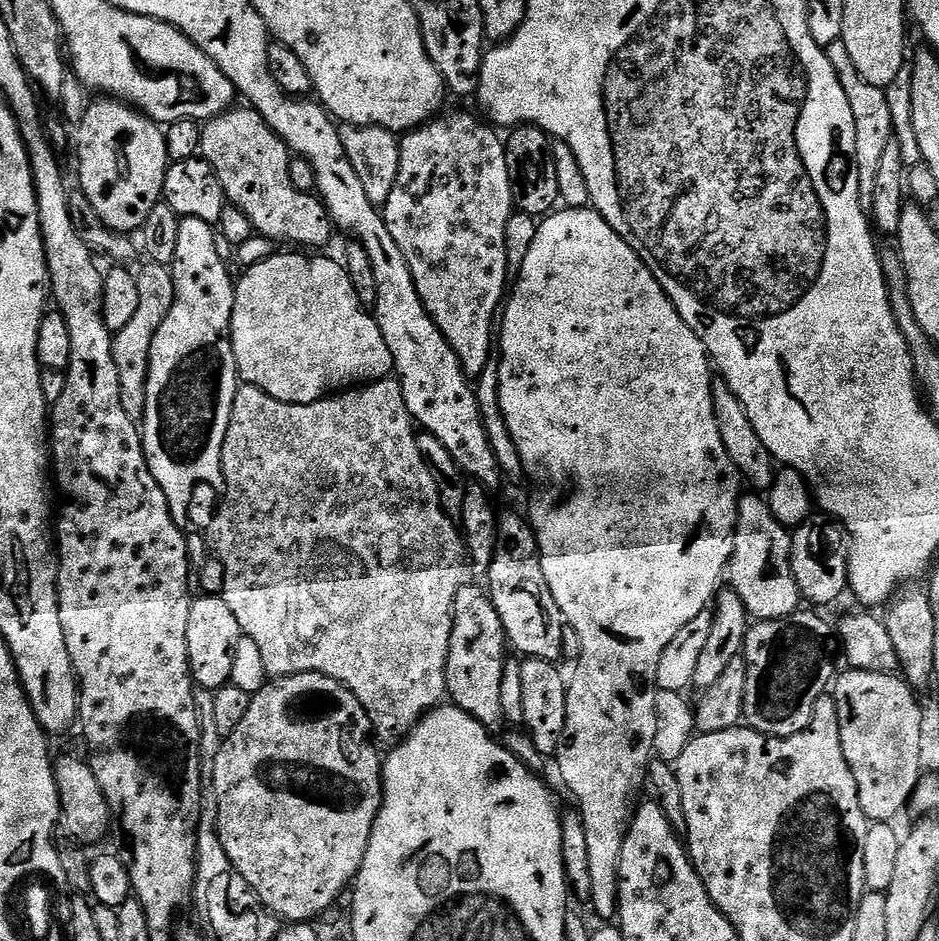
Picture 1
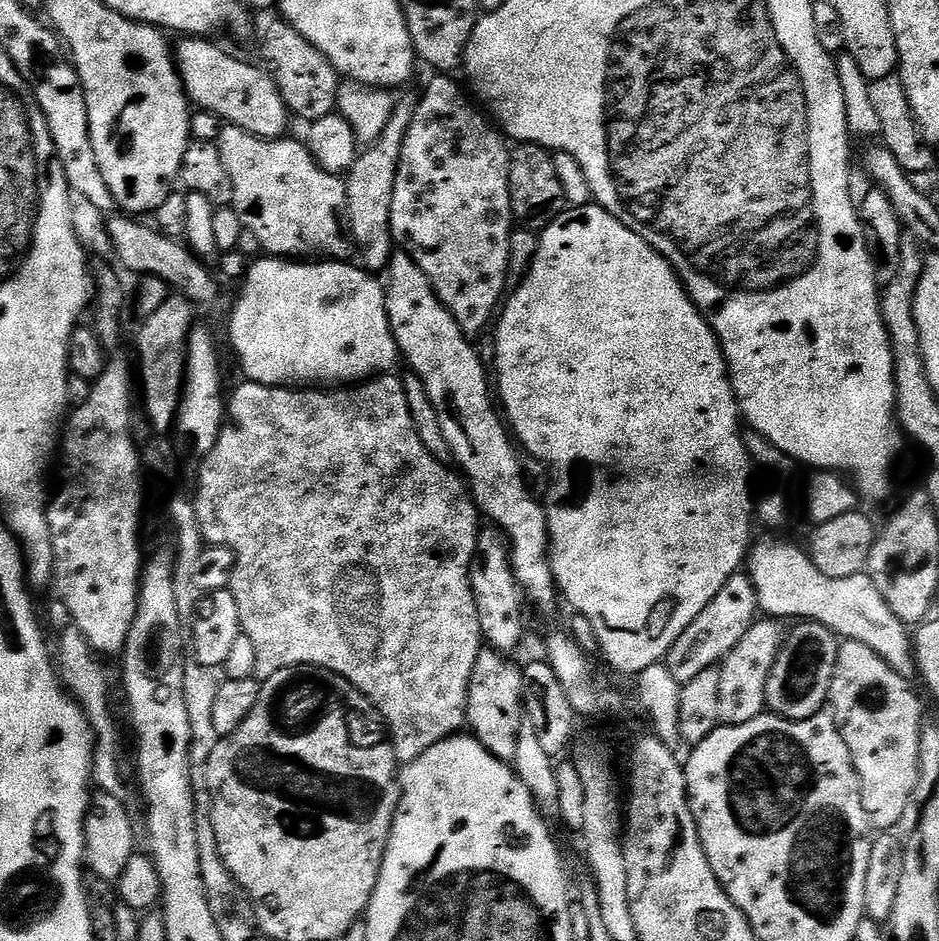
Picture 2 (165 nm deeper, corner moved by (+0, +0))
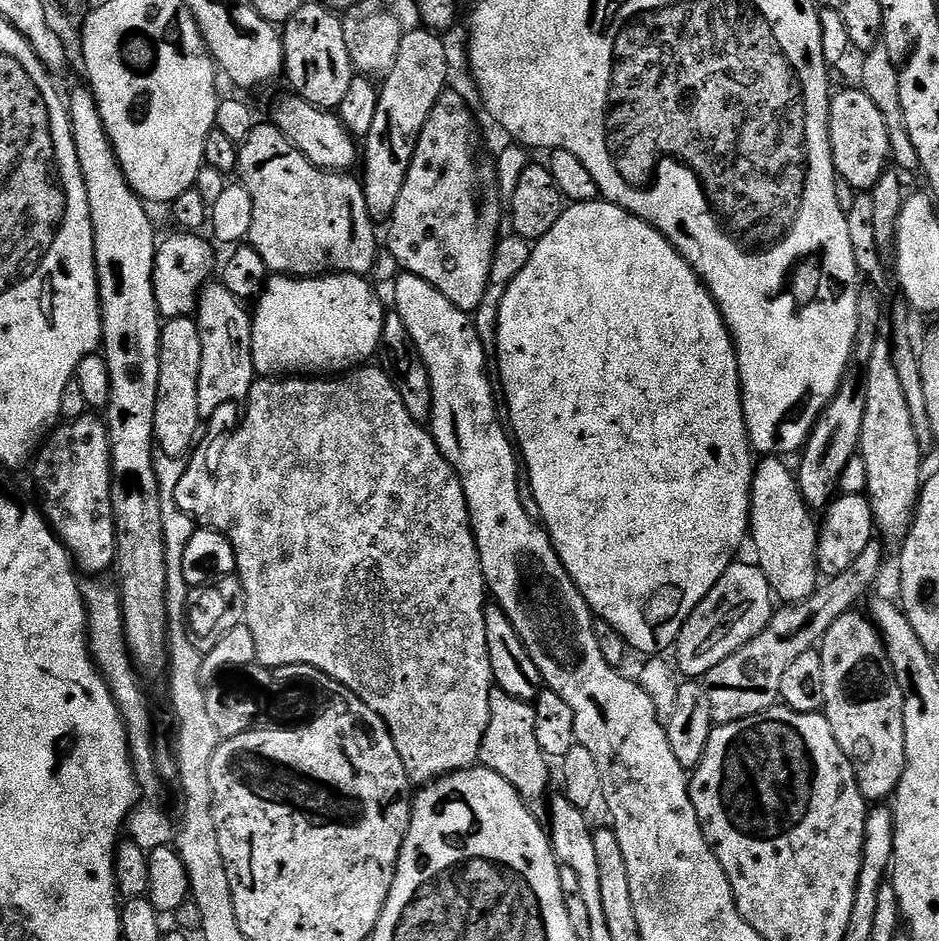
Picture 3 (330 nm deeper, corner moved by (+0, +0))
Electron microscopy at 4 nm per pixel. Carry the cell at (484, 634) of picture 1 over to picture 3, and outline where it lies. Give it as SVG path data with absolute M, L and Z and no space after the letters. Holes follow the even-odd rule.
M493 687L490 694L490 726L486 726L486 734L482 738L479 763L494 770L494 774L502 774L502 778L514 786L535 820L547 821L548 783L552 776L554 780L554 772L548 769L549 757L545 756L542 746L538 746L538 734L534 734L534 707L529 701L519 700Z

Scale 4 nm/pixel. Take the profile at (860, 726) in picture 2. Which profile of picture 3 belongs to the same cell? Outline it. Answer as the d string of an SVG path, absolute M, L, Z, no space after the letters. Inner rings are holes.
M860 610L842 614L826 630L823 640L818 645L822 658L822 694L824 707L822 715L830 722L830 730L846 758L854 766L856 781L865 801L884 802L895 797L902 774L906 770L906 734L904 733L904 692L900 689L894 666L884 648L880 631L867 615Z

